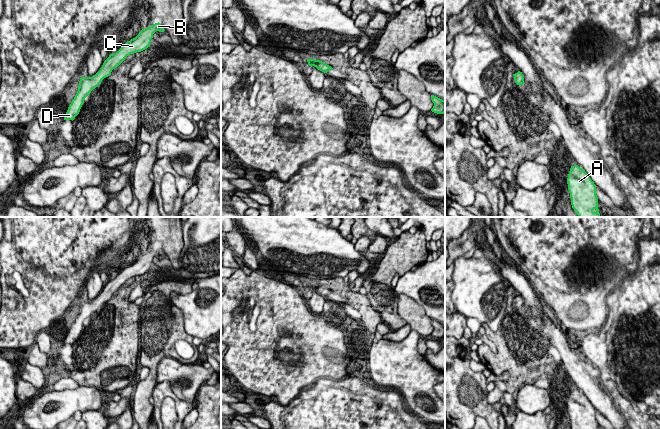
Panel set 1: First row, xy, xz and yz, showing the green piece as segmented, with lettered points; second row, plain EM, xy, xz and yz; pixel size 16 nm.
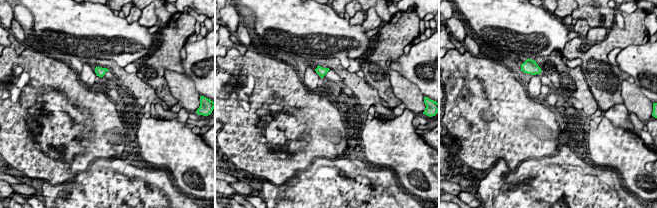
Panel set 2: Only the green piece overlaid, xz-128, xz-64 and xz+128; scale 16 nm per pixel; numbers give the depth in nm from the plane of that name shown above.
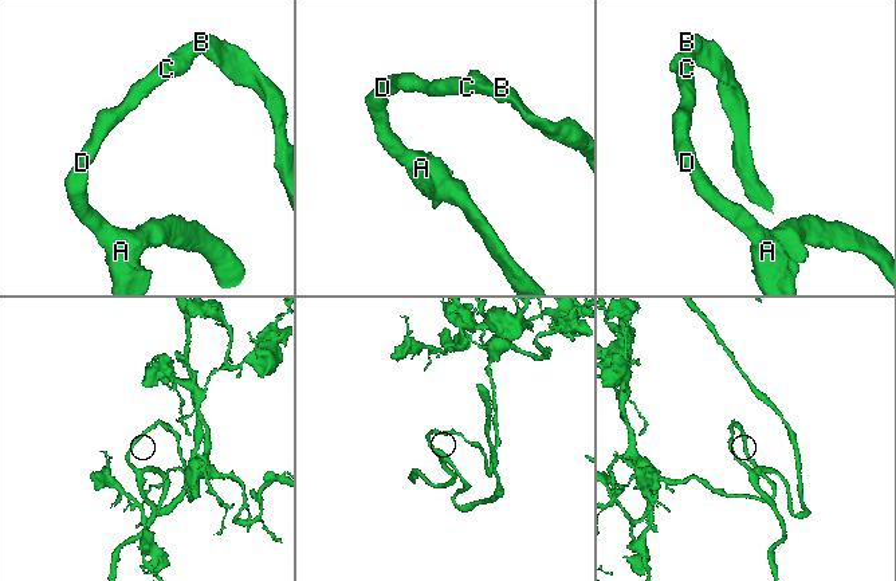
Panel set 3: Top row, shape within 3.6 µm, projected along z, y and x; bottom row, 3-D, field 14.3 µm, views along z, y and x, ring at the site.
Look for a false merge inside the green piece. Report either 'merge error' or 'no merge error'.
no merge error

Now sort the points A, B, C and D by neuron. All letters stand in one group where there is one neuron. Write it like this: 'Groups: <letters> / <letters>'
Groups: A B C D

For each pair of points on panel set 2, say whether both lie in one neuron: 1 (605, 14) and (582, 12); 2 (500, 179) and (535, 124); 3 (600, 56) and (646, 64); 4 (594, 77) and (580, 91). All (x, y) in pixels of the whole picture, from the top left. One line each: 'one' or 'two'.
1: one
2: two
3: two
4: two

